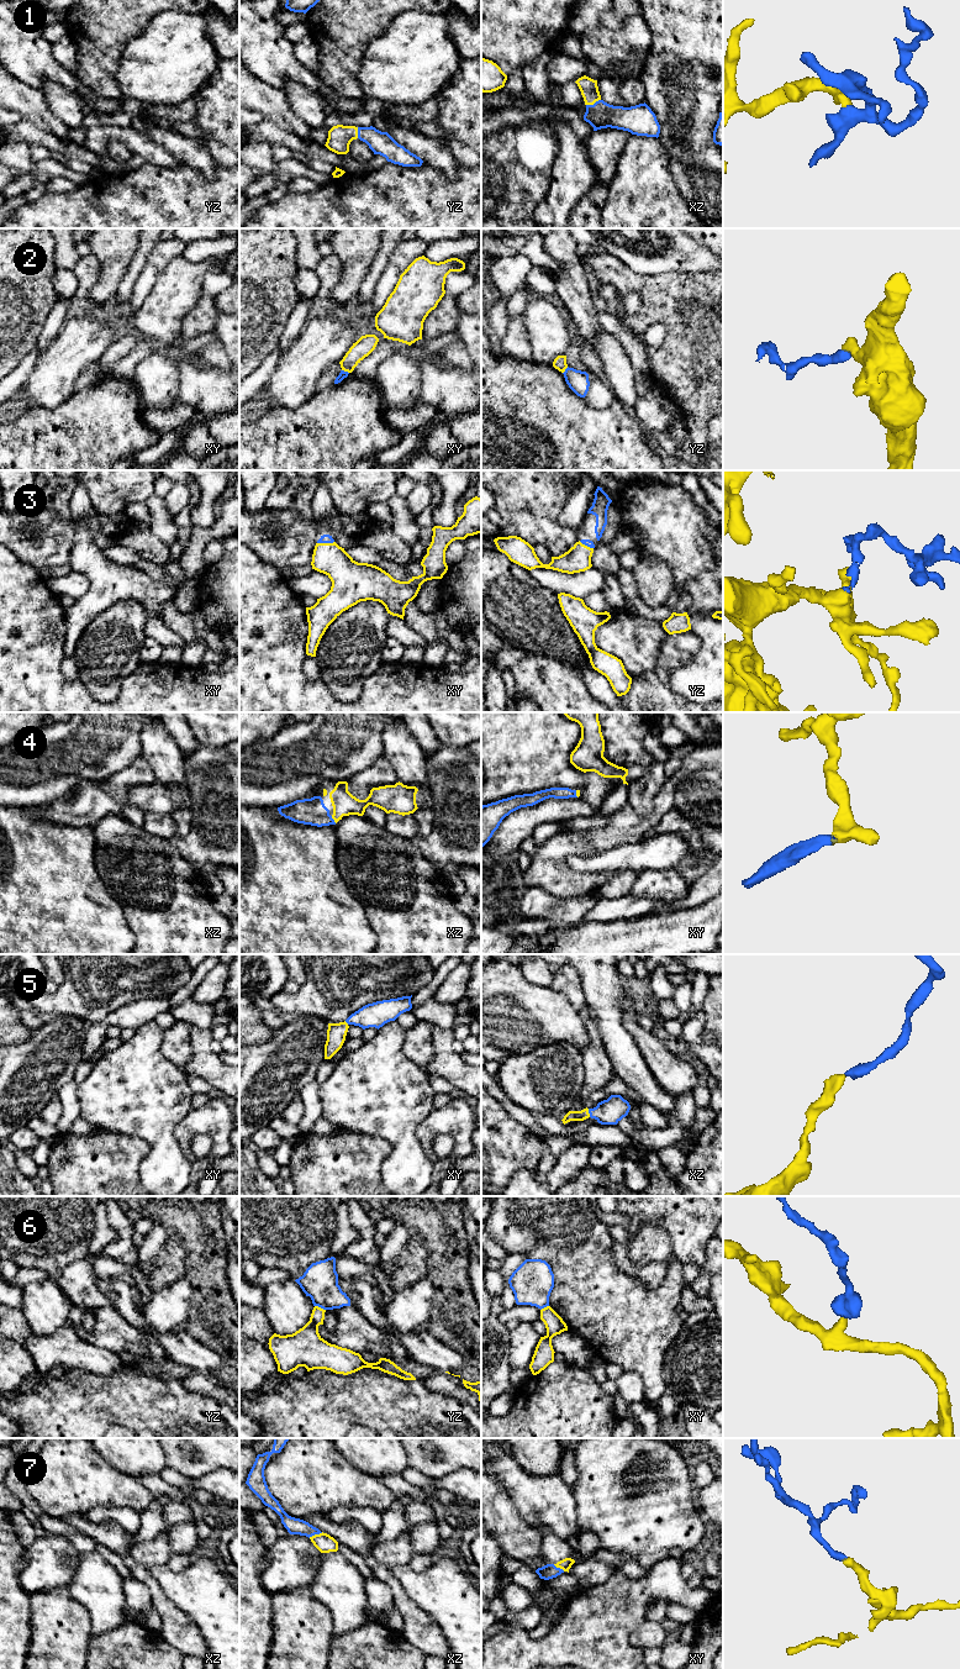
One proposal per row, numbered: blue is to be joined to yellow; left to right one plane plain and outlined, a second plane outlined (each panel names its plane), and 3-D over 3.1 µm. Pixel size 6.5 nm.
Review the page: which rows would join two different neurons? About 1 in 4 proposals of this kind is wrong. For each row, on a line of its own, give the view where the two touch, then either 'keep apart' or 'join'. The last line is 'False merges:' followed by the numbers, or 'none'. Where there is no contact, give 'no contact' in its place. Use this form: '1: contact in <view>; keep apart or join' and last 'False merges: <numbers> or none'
1: contact in xz; join
2: contact in xy; keep apart
3: contact in xy; join
4: contact in xz; join
5: contact in xz; join
6: contact in yz; keep apart
7: contact in xz; join
False merges: 2, 6

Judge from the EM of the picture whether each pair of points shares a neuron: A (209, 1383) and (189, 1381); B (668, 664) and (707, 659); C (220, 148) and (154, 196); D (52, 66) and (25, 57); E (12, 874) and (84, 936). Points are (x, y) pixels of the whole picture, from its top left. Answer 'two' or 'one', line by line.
A: one
B: two
C: two
D: one
E: one

